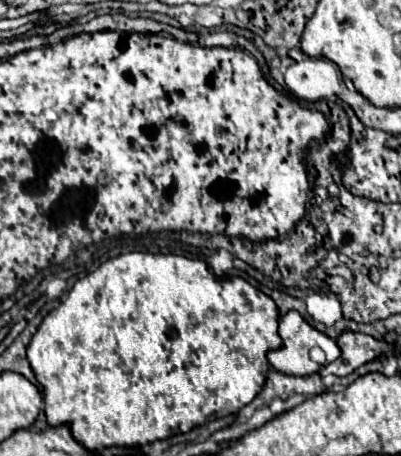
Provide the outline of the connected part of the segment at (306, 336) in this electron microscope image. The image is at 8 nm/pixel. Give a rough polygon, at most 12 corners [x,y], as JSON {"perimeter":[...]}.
{"perimeter":[[296,310],[280,318],[284,346],[268,360],[278,372],[310,376],[324,368],[310,358],[314,346],[326,364],[342,350]]}

